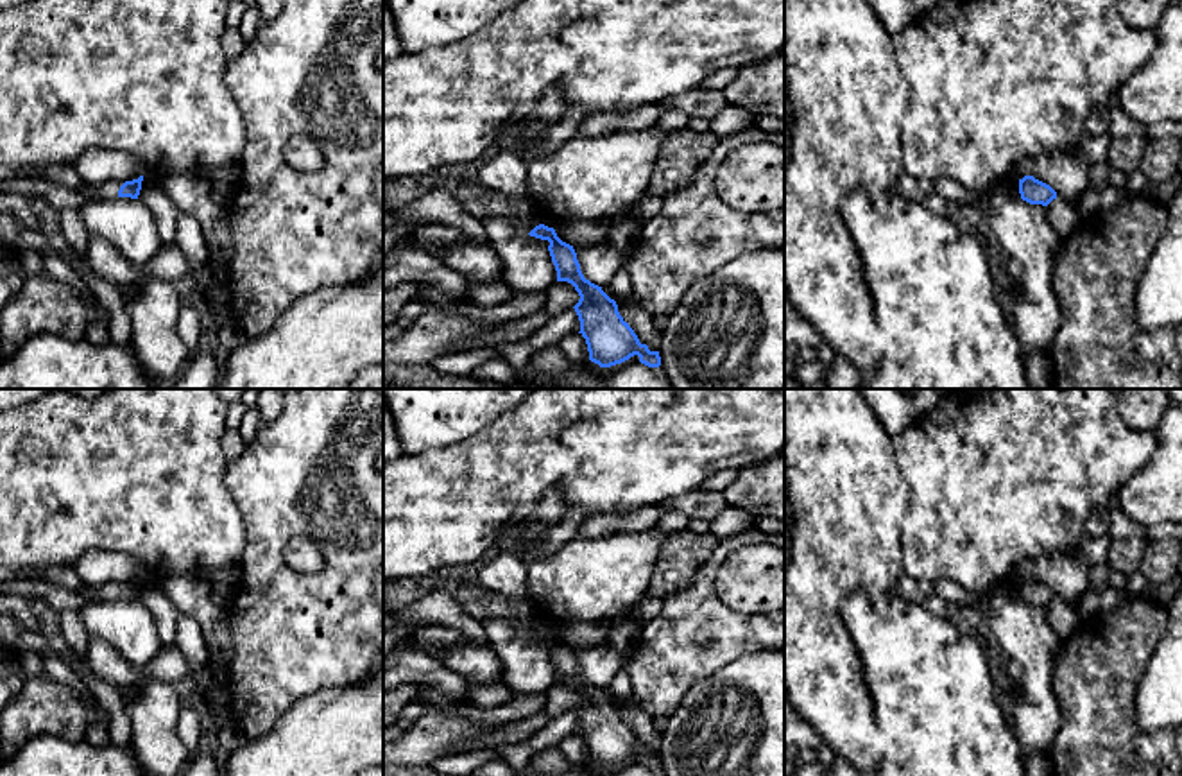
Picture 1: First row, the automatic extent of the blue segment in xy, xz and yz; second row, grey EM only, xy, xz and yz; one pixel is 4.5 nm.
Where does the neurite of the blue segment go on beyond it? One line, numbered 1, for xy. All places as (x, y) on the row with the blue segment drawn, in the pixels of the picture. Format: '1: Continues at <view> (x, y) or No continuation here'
1: Continues at xy (108, 190)

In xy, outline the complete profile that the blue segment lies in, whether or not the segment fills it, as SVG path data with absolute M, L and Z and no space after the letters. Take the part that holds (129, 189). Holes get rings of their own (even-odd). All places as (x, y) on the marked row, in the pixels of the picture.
M140 176L138 179L133 179L133 181L125 181L125 183L124 181L107 181L102 185L82 183L79 192L84 195L86 201L90 201L90 199L115 201L118 197L138 199L140 190L141 190L141 181L143 181L143 176Z

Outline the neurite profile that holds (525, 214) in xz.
M505 197L505 199L512 210L514 215L512 219L487 217L480 220L489 242L492 244L528 235L535 226L541 224L541 217L532 201L516 199L516 197Z

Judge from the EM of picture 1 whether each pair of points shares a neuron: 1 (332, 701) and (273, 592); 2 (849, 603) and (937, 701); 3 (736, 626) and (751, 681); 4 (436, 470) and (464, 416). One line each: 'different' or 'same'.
1: different
2: same
3: different
4: different

